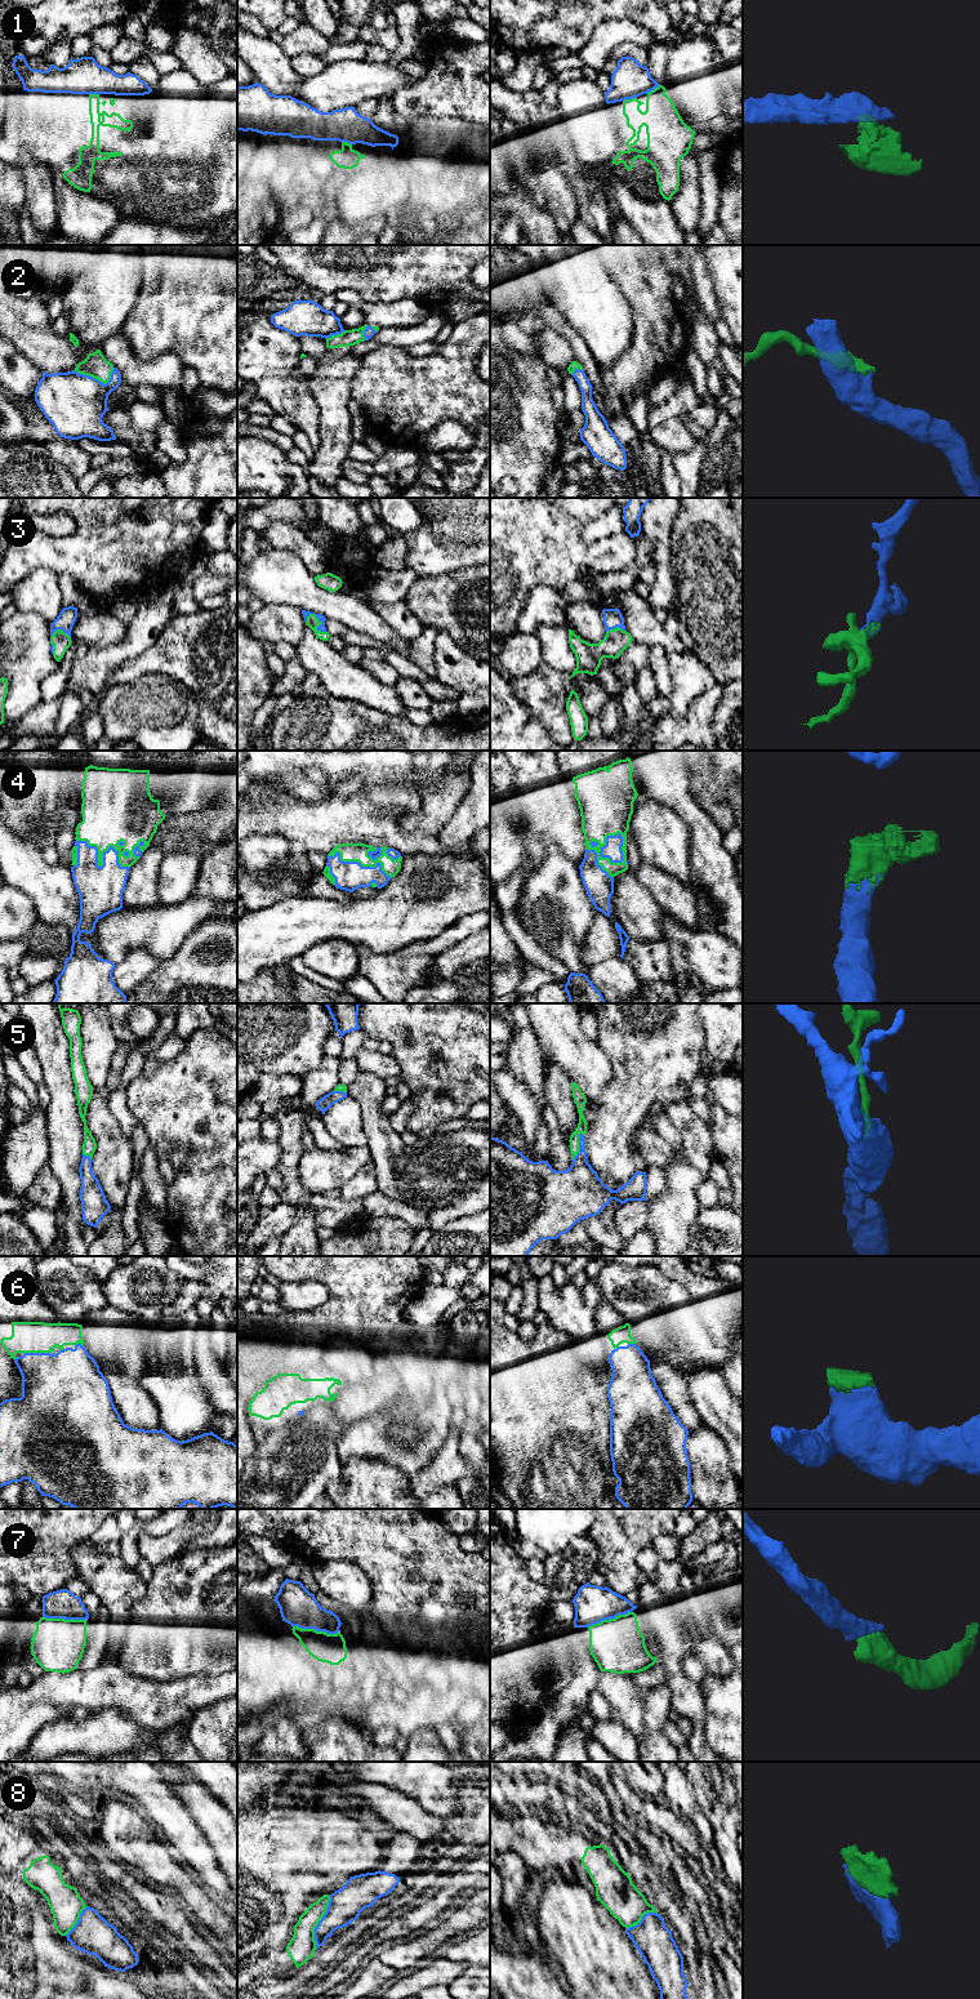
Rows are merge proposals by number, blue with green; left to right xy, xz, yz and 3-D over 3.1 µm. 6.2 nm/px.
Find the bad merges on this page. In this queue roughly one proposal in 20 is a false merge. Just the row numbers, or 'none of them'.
8

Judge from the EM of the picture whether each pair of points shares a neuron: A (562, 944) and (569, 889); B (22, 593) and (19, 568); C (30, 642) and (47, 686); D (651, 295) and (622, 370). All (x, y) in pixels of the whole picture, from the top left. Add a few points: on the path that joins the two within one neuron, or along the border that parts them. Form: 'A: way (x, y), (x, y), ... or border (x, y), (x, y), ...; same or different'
A: way (562, 930), (562, 903); same
B: border (49, 569), (34, 569), (13, 587); different
C: border (59, 662), (59, 667), (40, 684), (41, 699); different
D: way (651, 314), (646, 346), (640, 352); same

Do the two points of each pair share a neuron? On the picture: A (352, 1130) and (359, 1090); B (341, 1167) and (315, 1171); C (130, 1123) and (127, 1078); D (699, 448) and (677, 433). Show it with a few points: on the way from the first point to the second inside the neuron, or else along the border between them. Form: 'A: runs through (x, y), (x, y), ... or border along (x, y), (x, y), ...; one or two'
A: border along (347, 1095), (357, 1102), (365, 1131); two
B: runs through (334, 1169), (321, 1171); one
C: runs through (121, 1112), (121, 1090); one
D: border along (696, 441), (687, 452), (672, 453); two

